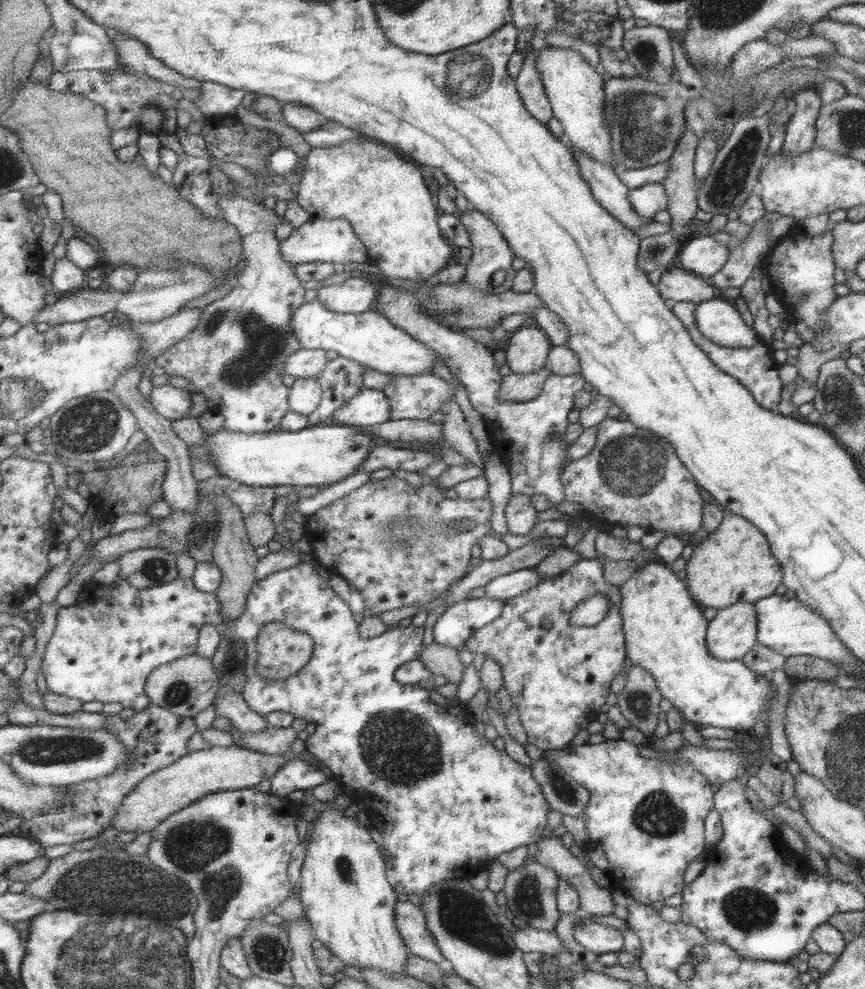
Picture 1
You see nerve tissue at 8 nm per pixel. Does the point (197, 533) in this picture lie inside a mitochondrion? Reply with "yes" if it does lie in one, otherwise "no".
yes

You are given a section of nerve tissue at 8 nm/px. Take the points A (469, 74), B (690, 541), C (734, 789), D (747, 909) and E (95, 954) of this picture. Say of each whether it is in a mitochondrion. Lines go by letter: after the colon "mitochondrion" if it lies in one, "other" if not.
A: mitochondrion
B: other
C: other
D: mitochondrion
E: mitochondrion

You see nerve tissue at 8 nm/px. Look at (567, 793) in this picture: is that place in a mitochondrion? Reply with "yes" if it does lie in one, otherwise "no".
yes

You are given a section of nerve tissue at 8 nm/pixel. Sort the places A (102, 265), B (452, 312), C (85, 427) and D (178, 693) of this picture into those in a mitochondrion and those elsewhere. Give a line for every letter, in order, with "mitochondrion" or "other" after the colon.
A: other
B: mitochondrion
C: mitochondrion
D: mitochondrion

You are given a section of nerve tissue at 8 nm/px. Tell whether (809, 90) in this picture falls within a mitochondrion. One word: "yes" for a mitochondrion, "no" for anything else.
no

